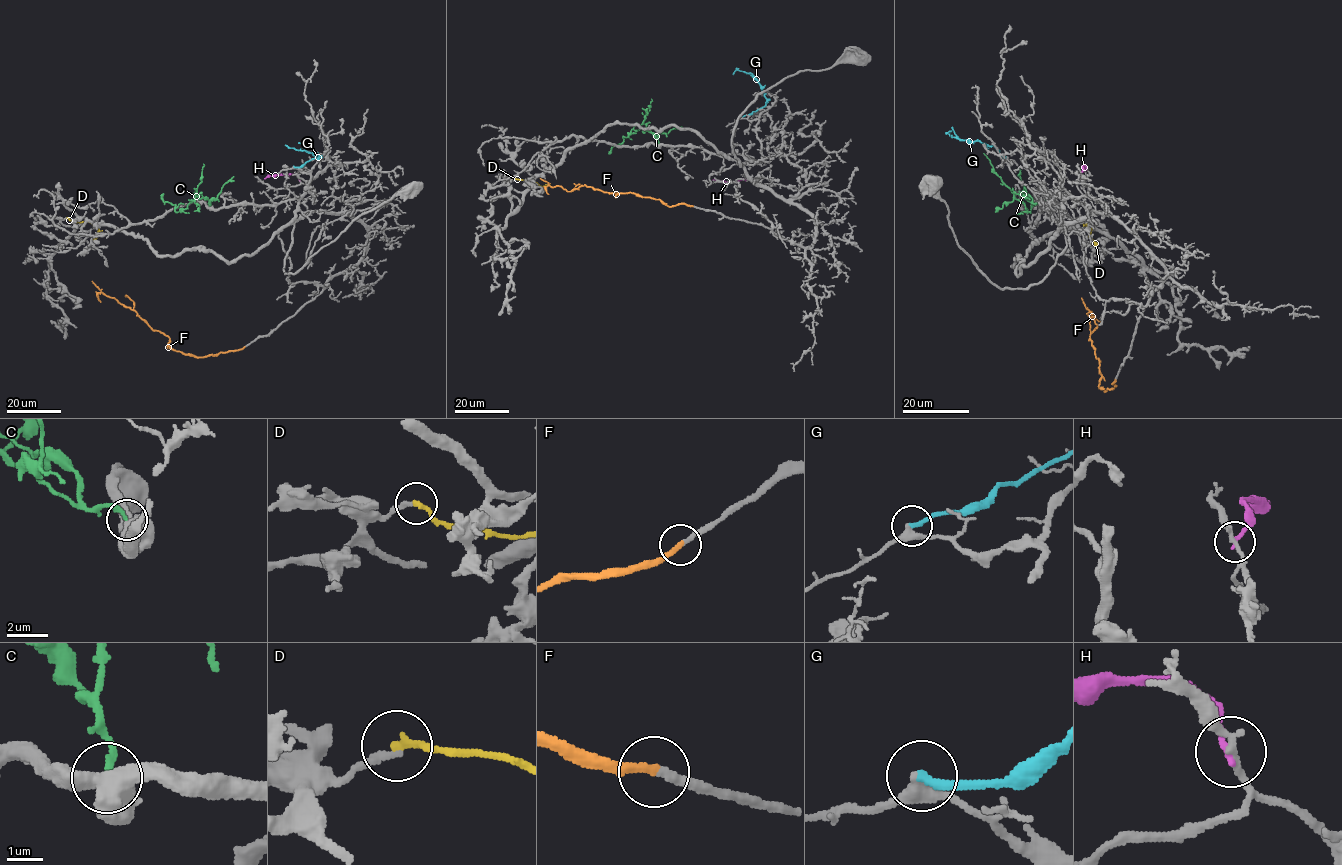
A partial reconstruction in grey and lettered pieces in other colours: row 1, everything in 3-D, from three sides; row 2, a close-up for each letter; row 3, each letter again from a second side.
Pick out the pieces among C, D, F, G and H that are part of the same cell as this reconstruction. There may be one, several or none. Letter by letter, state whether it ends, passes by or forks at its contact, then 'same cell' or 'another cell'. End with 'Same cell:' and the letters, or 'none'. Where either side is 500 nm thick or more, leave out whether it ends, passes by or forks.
C: another cell
D: it ends | another cell
F: it ends | same cell
G: it ends | another cell
H: it ends | another cell
Same cell: F

